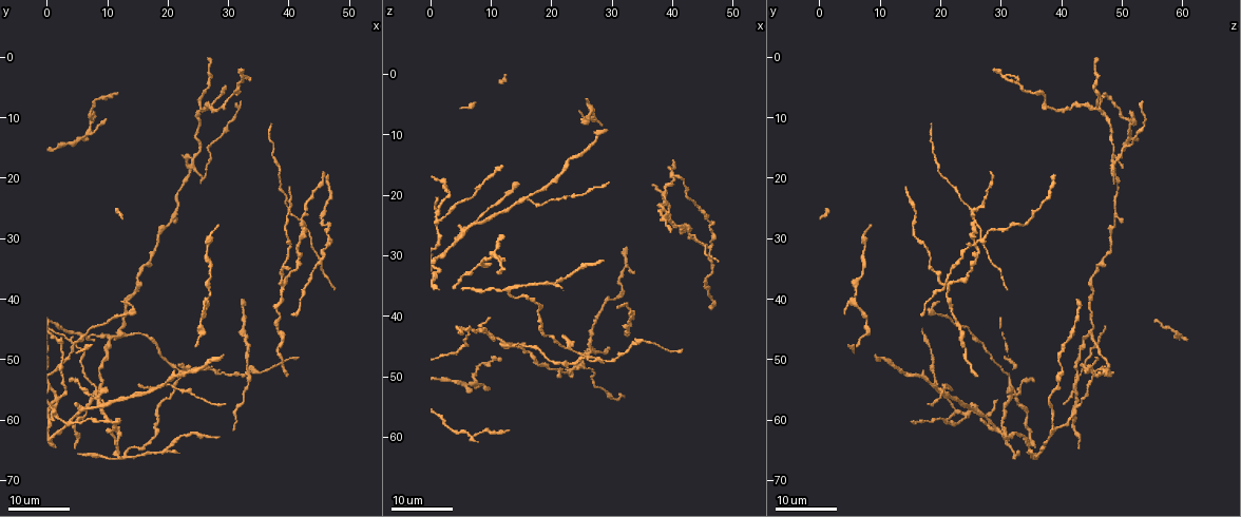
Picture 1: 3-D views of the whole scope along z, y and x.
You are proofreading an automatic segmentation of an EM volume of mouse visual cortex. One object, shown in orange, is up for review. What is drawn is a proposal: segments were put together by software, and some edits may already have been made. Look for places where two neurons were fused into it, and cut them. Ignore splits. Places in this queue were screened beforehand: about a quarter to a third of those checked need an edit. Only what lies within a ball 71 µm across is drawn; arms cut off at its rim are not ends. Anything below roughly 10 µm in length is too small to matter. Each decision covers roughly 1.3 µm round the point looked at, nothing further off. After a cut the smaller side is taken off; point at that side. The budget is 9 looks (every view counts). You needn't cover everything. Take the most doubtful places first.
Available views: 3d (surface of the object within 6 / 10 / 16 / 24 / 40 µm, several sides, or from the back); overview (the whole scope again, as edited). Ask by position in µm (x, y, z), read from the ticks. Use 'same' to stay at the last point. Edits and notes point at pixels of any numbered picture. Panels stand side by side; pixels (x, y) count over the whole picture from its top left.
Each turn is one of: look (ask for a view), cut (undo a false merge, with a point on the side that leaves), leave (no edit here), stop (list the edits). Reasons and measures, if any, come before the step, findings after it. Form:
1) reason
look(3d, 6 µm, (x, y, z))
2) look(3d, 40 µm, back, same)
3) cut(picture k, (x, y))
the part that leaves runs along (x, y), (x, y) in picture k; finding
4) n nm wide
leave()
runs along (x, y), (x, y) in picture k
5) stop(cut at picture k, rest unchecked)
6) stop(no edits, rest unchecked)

four-way junction
look(3d, 24 µm, (25.5, 8.5, 46.0))

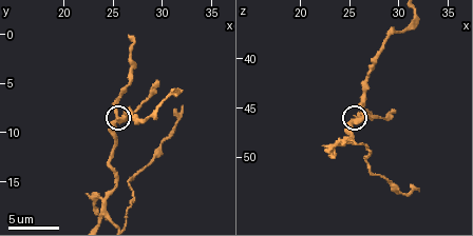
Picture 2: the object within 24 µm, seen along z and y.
look(3d, 6 µm, same)

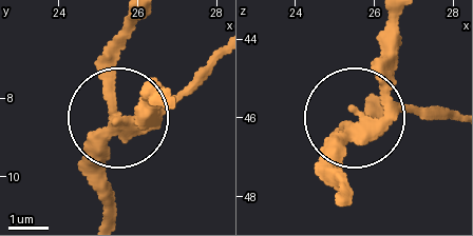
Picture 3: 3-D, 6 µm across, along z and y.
look(3d, 6 µm, back, (25.70, 8.55, 46.10))

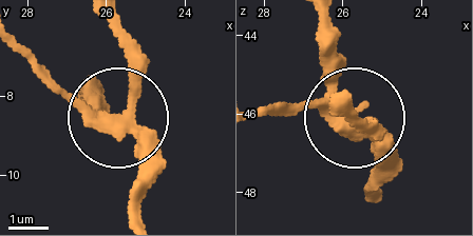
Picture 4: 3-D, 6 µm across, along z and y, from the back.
320 nm wide
leave()
runs along (140, 214), (116, 26) in picture 4; all the same neuron

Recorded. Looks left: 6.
thin arm on a thick one
look(3d, 16 µm, (16.0, 55.0, 20.5))

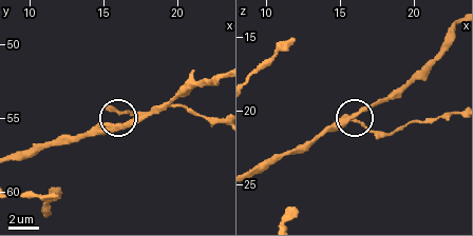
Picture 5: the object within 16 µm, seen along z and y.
look(3d, 10 µm, (15.8, 55.4, 20.4))

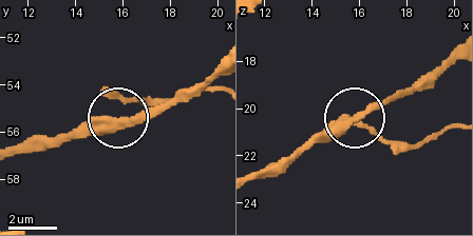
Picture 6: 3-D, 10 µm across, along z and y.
leave()
one neuron here

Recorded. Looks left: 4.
three arms meet
look(3d, 16 µm, (0.0, 52.5, 31.5))

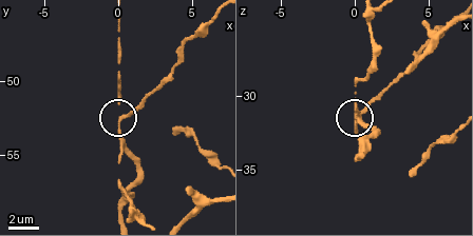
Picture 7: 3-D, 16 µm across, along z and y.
look(3d, 6 µm, same)

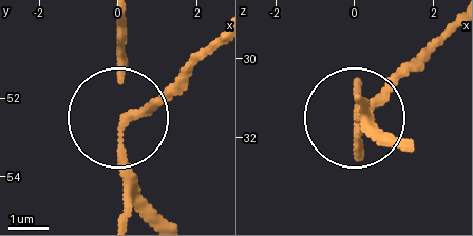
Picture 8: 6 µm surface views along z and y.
3 arms
cut(picture 8, (161, 104))
two neurons meet here

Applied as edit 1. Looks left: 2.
sudden change in width
look(3d, 16 µm, (41.5, 35.0, 25.0))

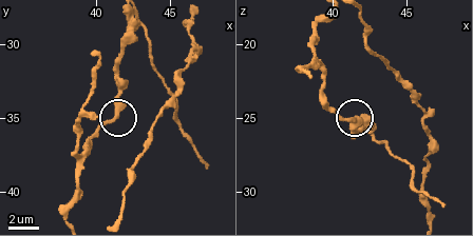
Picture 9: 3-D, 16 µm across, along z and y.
closer look
look(3d, 10 µm, (41.6, 34.6, 25.2))

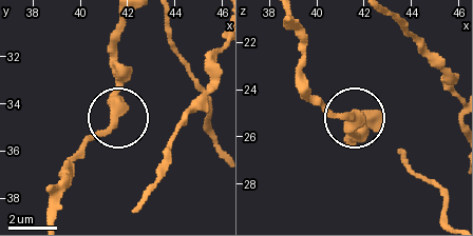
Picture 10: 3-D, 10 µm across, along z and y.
leave()
all the same neuron

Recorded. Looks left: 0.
stop(cut at picture 8, rest unchecked)

